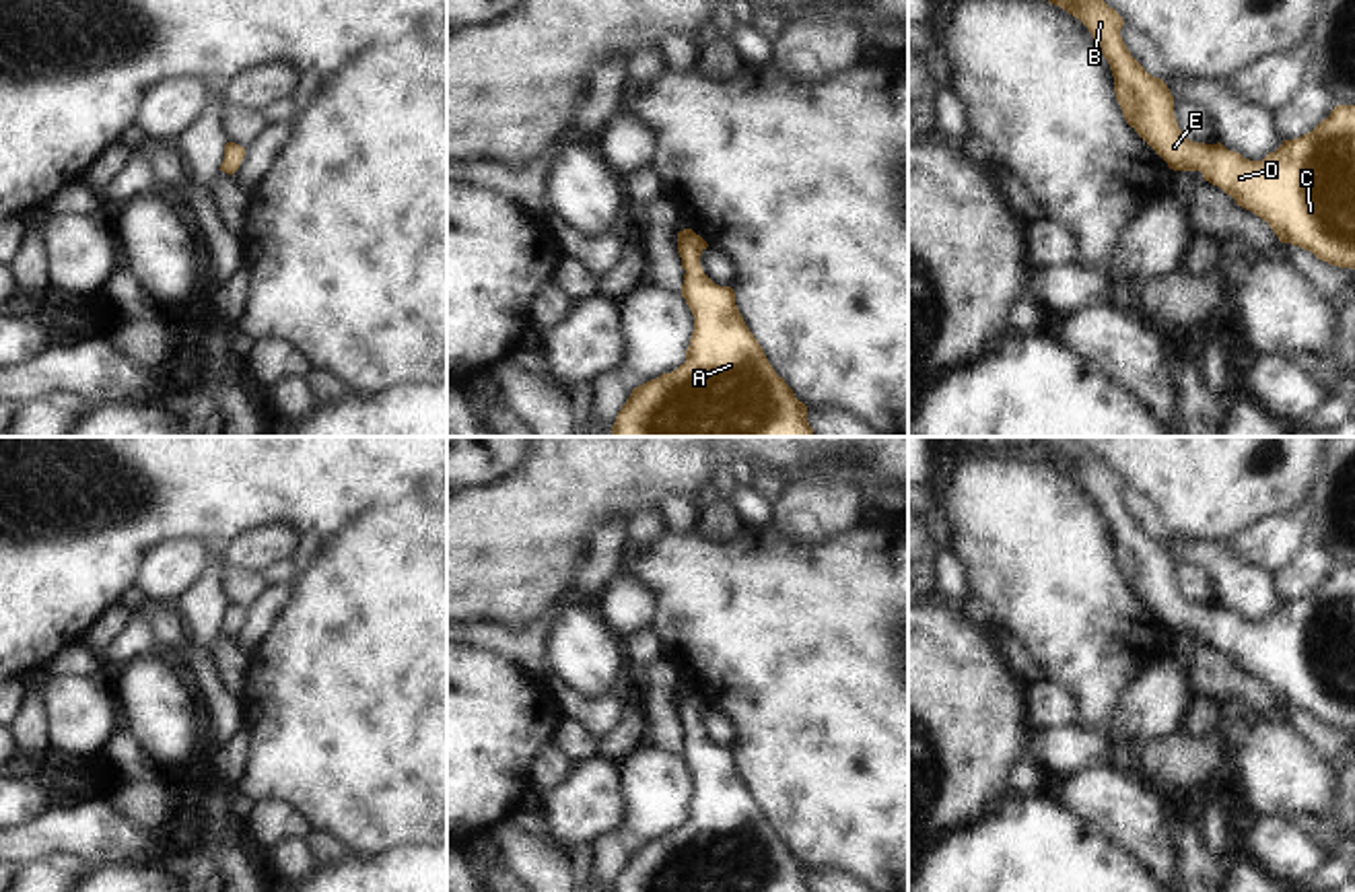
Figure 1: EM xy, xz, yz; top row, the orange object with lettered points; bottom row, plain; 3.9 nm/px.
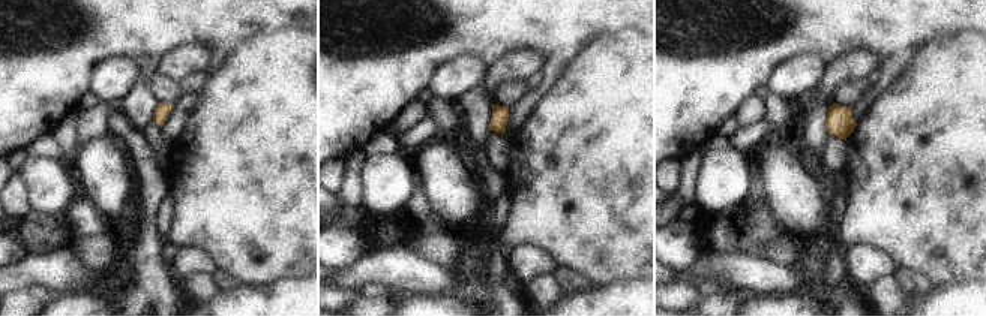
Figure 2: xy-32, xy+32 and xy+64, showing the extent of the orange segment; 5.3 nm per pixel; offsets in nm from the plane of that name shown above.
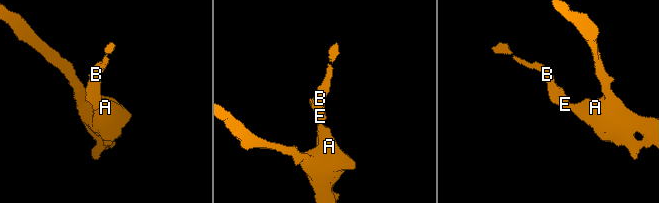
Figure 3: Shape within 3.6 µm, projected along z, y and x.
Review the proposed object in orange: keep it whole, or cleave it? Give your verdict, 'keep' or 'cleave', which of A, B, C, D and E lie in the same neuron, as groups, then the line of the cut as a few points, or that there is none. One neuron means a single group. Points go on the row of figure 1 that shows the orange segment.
keep; groups A B C D E; cut none

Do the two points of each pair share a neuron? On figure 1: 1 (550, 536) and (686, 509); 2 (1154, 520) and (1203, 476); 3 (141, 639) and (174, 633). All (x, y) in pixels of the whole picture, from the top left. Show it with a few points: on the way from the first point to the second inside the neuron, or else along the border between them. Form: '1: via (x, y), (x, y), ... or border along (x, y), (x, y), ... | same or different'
1: border along (705, 495), (668, 495), (659, 503) | different
2: border along (1125, 483), (1139, 489), (1180, 536) | different
3: border along (141, 608), (147, 614), (149, 633), (157, 641) | different

